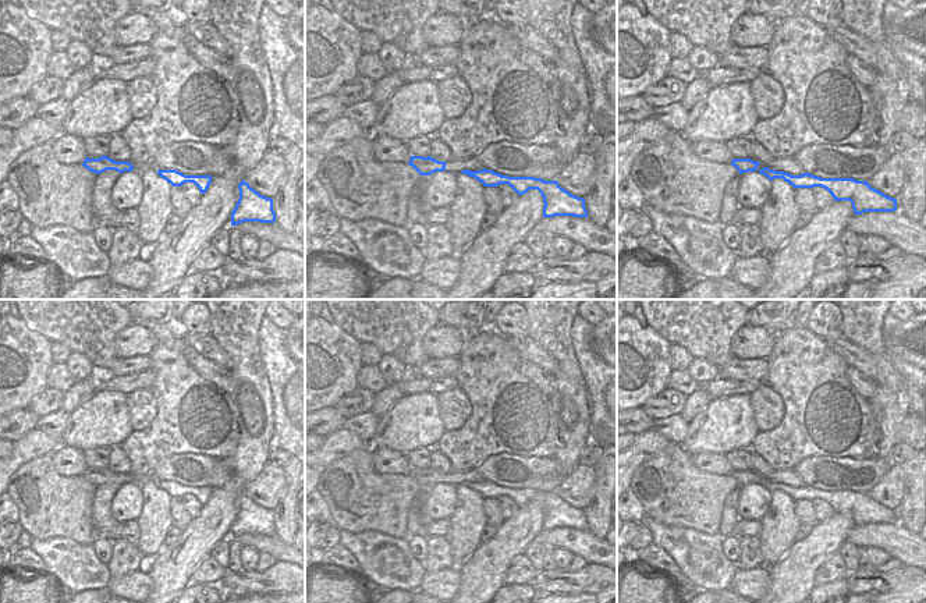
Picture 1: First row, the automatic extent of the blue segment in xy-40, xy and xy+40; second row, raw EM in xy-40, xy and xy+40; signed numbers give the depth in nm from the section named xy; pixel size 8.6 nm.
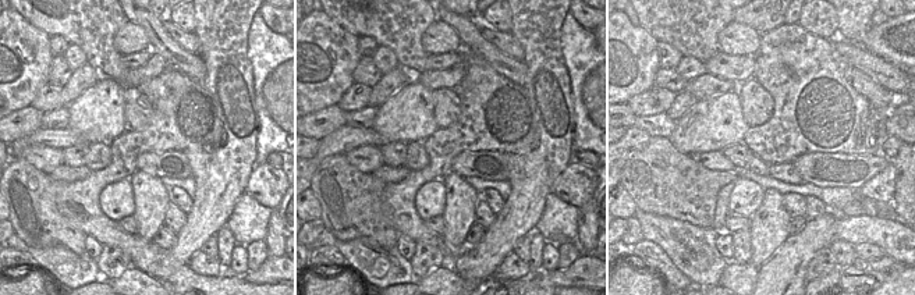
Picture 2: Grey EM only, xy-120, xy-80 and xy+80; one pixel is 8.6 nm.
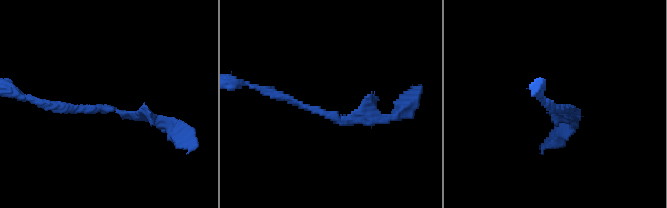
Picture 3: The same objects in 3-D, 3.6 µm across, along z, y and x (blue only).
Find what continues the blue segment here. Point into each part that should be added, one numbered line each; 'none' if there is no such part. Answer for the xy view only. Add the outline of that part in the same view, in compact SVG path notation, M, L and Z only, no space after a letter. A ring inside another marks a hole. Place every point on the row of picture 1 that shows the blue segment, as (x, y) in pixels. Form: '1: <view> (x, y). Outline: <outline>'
1: xy (454, 166). Outline: M473 157L466 160L451 160L446 163L444 171L450 171L453 174L460 174L462 170L478 171L485 167Z

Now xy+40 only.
1: xy+40 (790, 165). Outline: M792 156L787 159L776 159L771 162L770 166L764 166L760 163L756 171L762 170L763 167L769 167L770 170L776 170L776 171L784 171L791 175L801 175L805 173L801 164Z

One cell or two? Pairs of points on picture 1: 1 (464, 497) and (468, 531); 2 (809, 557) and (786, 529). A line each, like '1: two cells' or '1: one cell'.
1: one cell
2: two cells

